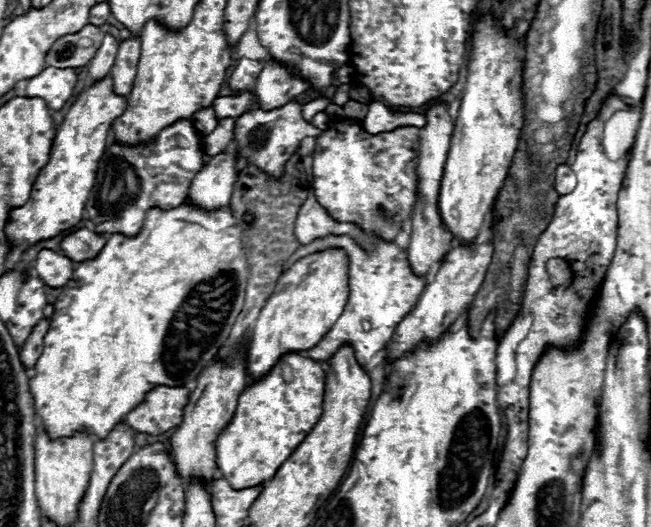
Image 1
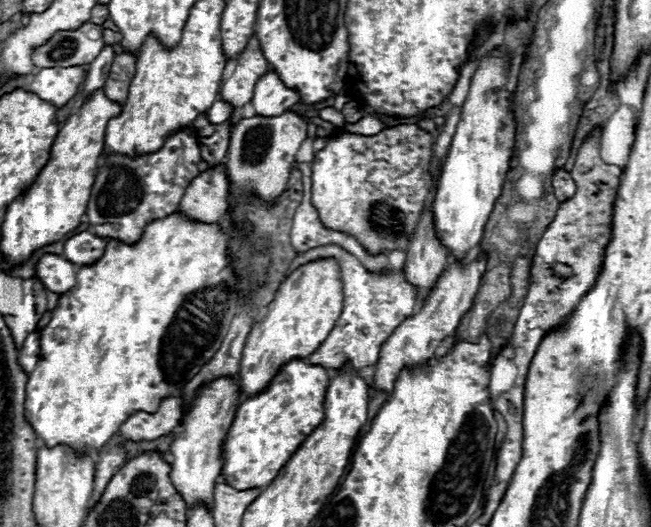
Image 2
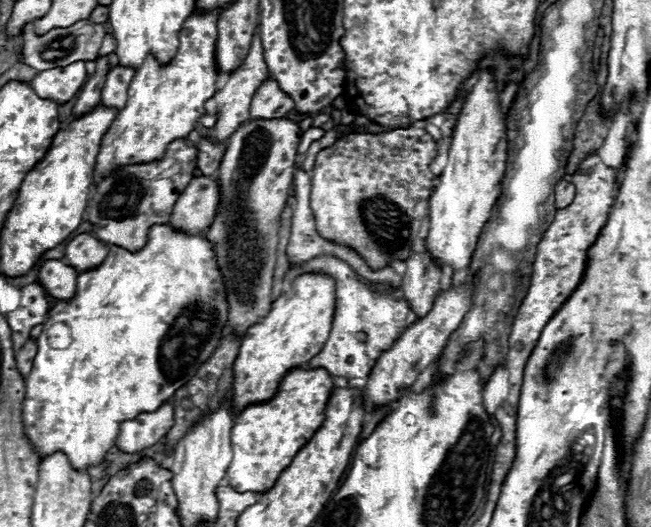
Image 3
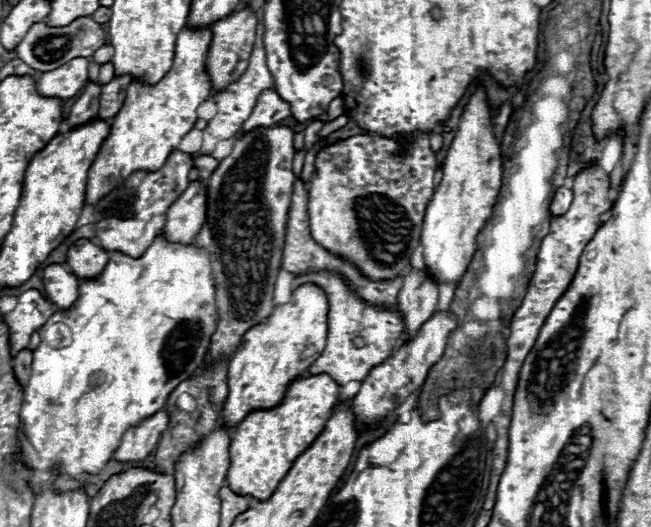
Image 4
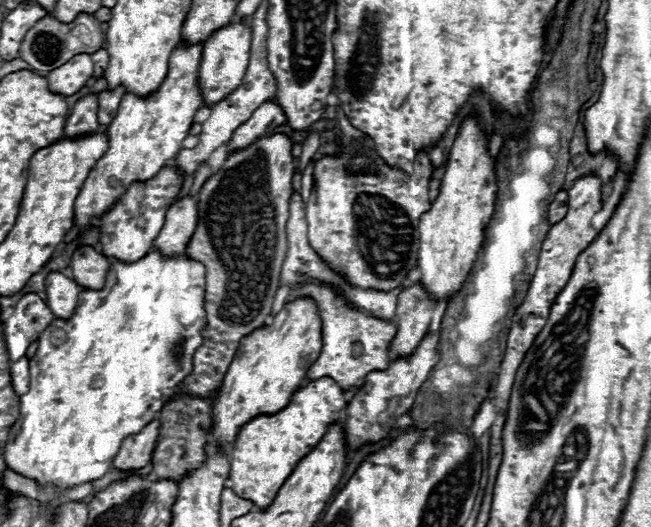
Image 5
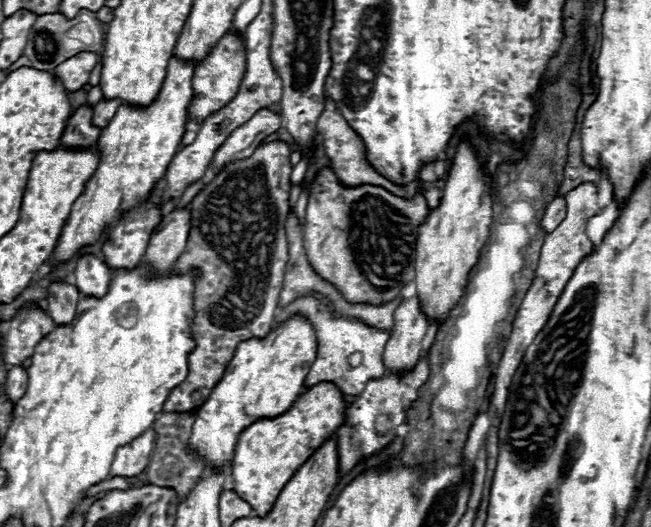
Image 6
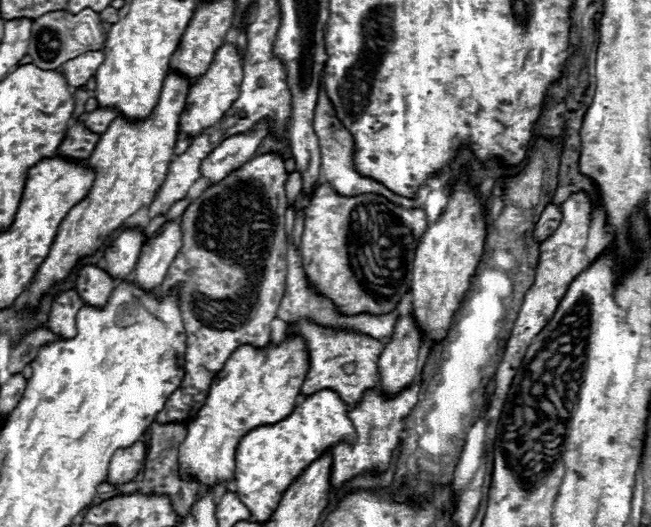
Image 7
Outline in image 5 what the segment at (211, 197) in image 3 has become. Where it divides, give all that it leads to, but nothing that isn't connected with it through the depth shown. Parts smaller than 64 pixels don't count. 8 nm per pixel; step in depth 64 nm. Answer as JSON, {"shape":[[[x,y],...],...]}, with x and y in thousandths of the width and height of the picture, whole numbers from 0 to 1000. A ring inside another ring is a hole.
{"shape":[[[289,368],[258,395],[252,429],[237,455],[237,467],[249,471],[249,478],[283,478],[301,436],[301,425],[304,425],[304,376]]]}

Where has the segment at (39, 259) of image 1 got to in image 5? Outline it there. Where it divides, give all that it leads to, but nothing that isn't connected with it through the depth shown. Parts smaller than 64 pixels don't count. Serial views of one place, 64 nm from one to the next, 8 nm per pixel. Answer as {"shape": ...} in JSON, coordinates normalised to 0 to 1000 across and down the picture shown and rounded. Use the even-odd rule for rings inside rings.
{"shape":[[[74,516],[71,524],[71,558],[74,558],[74,581],[83,600],[108,600],[114,592],[114,577],[120,573],[123,543],[117,531],[98,524],[95,516]]]}

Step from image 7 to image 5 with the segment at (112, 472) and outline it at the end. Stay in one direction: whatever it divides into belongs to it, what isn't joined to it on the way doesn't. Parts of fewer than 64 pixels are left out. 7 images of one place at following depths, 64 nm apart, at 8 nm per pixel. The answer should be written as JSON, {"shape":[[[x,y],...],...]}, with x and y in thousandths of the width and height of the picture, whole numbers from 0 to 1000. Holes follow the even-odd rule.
{"shape":[[[240,793],[230,805],[224,805],[212,824],[203,824],[187,839],[172,880],[184,892],[212,892],[224,884],[233,869],[243,827],[246,827],[246,797]]]}

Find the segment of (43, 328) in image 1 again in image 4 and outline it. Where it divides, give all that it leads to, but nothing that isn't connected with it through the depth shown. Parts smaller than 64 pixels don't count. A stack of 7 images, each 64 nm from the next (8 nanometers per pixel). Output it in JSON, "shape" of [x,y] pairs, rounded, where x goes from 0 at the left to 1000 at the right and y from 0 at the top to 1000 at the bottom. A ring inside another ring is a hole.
{"shape":[[[40,660],[22,676],[22,706],[34,732],[40,732],[46,721],[46,694],[49,694],[49,664],[46,660]]]}

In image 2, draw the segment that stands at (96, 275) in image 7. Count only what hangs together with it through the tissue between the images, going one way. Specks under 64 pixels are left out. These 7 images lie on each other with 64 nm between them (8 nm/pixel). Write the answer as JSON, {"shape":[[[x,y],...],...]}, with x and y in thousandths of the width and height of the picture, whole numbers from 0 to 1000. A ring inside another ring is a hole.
{"shape":[[[123,440],[114,444],[98,459],[98,486],[111,501],[144,501],[163,474],[163,455],[154,448],[144,448],[138,440]]]}

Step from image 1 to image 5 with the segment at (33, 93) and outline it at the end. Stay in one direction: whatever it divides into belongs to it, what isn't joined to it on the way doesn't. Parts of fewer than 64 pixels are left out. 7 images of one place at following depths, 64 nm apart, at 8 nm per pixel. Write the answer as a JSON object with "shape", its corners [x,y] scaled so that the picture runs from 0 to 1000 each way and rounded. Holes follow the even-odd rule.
{"shape":[[[120,102],[95,129],[86,129],[71,140],[74,152],[74,171],[83,178],[95,182],[111,182],[117,178],[126,163],[132,163],[132,152],[141,144],[141,110],[138,102]]]}

